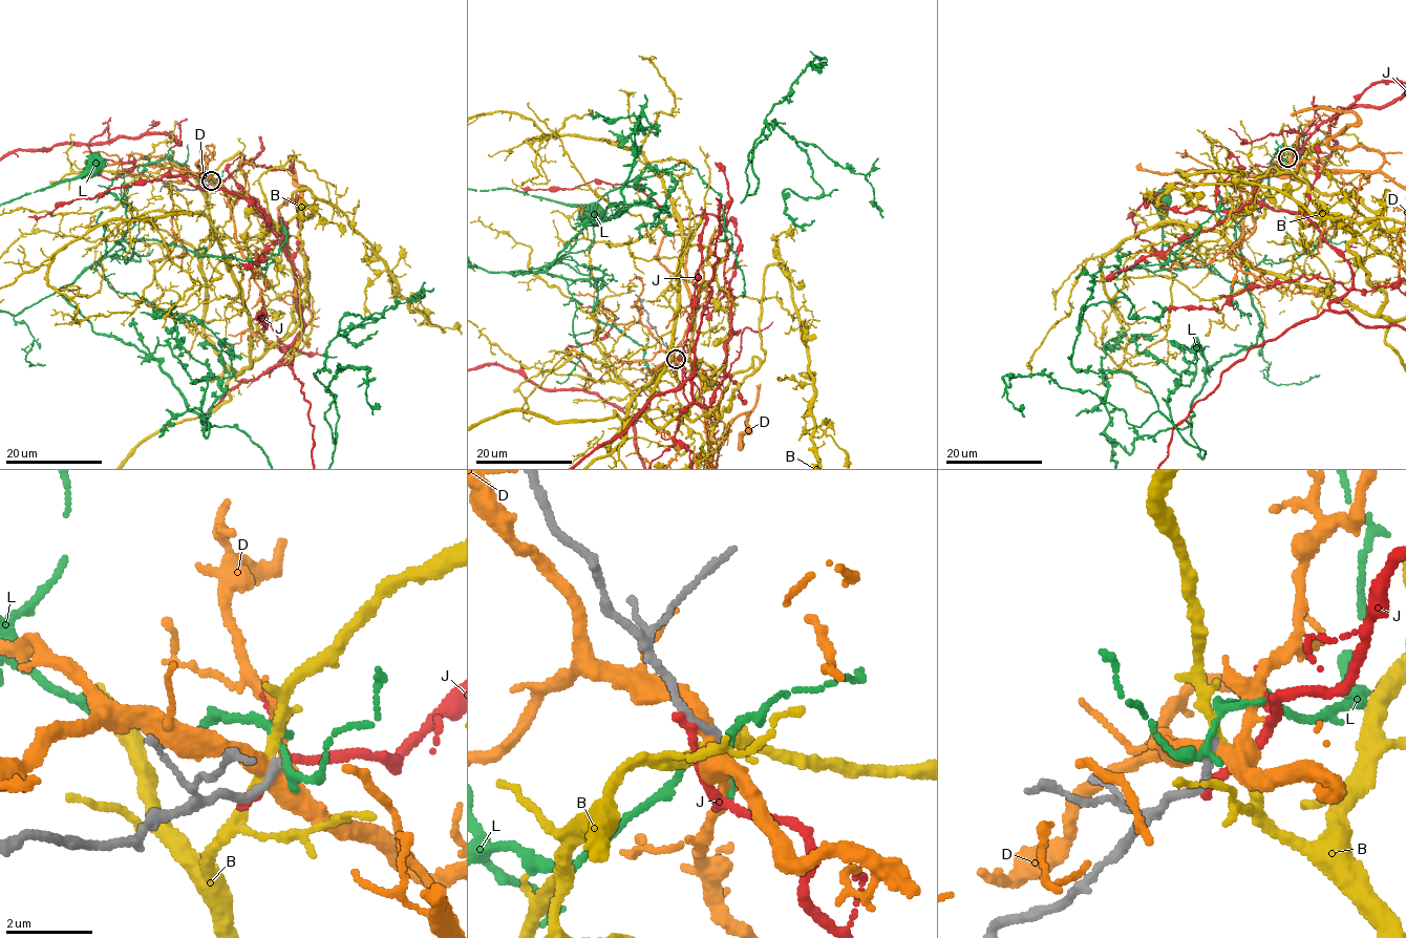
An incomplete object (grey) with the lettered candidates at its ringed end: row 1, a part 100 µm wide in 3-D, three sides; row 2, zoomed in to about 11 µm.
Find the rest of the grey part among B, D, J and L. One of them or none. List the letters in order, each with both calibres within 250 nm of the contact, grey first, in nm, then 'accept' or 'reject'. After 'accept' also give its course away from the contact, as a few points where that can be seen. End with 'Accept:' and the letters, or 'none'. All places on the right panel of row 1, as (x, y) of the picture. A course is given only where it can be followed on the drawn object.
B: calibres 190 and 240 nm; reject
D: calibres 220 and 360 nm; reject
J: calibres 260 and 220 nm; reject
L: calibres 200 and 120 nm; reject
Accept: none

